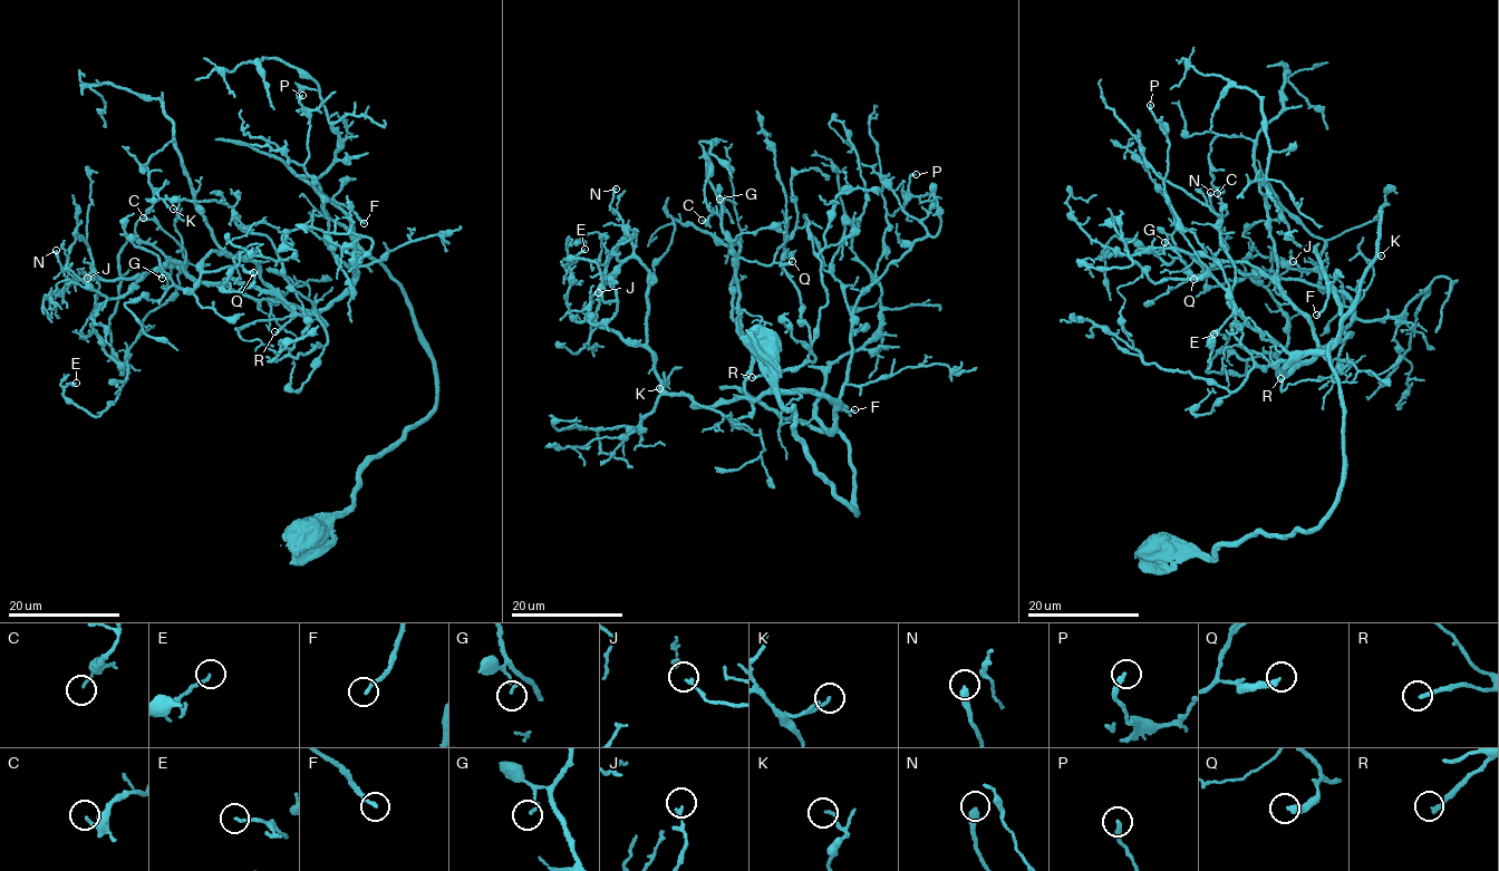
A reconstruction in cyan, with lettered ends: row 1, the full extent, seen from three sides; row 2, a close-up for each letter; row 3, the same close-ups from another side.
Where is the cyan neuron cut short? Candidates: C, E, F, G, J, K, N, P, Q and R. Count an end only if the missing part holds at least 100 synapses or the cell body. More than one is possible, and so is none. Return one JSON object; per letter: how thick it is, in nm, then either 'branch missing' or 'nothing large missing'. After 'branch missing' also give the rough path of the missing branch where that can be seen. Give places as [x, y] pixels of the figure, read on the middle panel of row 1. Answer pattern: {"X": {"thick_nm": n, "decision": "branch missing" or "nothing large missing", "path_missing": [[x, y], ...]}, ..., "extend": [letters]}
{"C": {"thick_nm": 130, "decision": "nothing large missing"}, "E": {"thick_nm": 120, "decision": "nothing large missing"}, "F": {"thick_nm": 160, "decision": "branch missing", "path_missing": [[854, 409], [885, 422], [929, 425], [945, 414], [988, 427], [1005, 404], [1002, 329], [965, 329]]}, "G": {"thick_nm": 140, "decision": "nothing large missing"}, "J": {"thick_nm": 170, "decision": "nothing large missing"}, "K": {"thick_nm": 140, "decision": "nothing large missing"}, "N": {"thick_nm": 360, "decision": "nothing large missing"}, "P": {"thick_nm": 240, "decision": "nothing large missing"}, "Q": {"thick_nm": 300, "decision": "nothing large missing"}, "R": {"thick_nm": 200, "decision": "branch missing", "path_missing": [[752, 377], [717, 361], [707, 315], [680, 302], [679, 232], [637, 236], [630, 253]]}, "extend": ["F", "R"]}

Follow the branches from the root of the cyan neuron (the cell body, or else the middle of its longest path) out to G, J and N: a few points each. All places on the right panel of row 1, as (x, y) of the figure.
G: (1156, 545), (1307, 532), (1344, 458), (1332, 345), (1284, 374), (1318, 344), (1277, 284), (1164, 242)
J: (1156, 545), (1211, 559), (1307, 532), (1335, 502), (1332, 345), (1283, 370), (1350, 334), (1352, 305), (1293, 261)
N: (1156, 545), (1307, 532), (1341, 485), (1332, 345), (1283, 370), (1352, 305), (1237, 271), (1210, 192)

